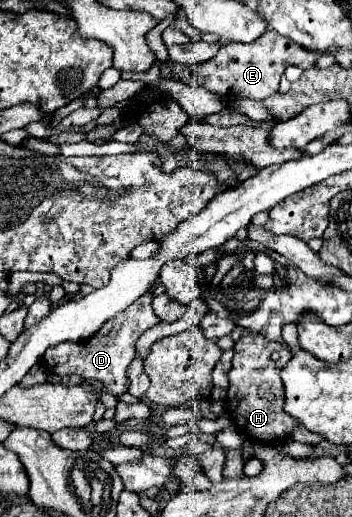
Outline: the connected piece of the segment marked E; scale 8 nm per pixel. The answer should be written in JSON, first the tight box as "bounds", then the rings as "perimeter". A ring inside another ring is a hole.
{"bounds":[201,31,321,99],"perimeter":[[[267,31],[265,35],[261,35],[259,39],[255,39],[253,43],[229,43],[223,45],[219,49],[219,53],[209,59],[207,63],[203,63],[201,69],[205,75],[205,87],[217,95],[227,95],[233,97],[249,97],[249,99],[267,99],[271,95],[277,93],[279,89],[279,79],[283,75],[283,71],[289,65],[297,65],[301,69],[311,69],[315,59],[321,53],[317,51],[307,51],[301,45],[293,43],[291,39],[275,33],[275,31]]]}

